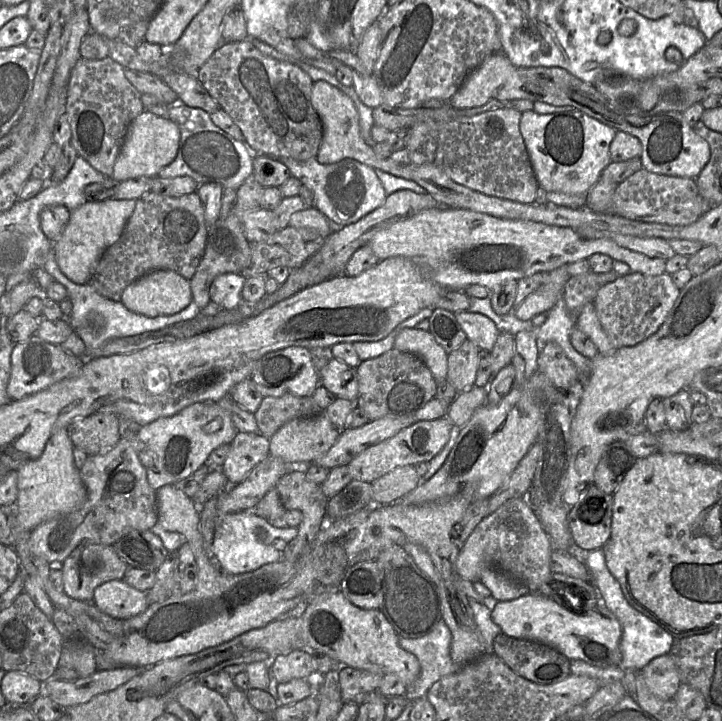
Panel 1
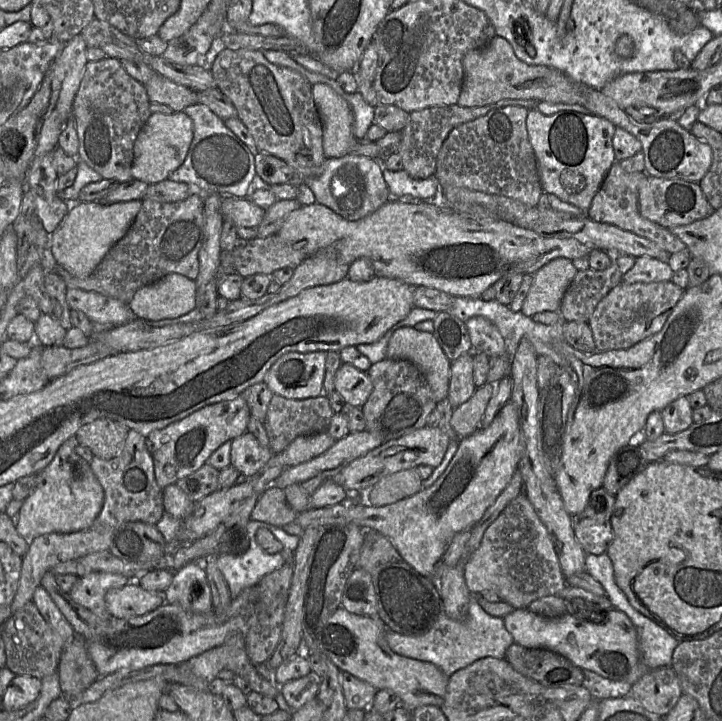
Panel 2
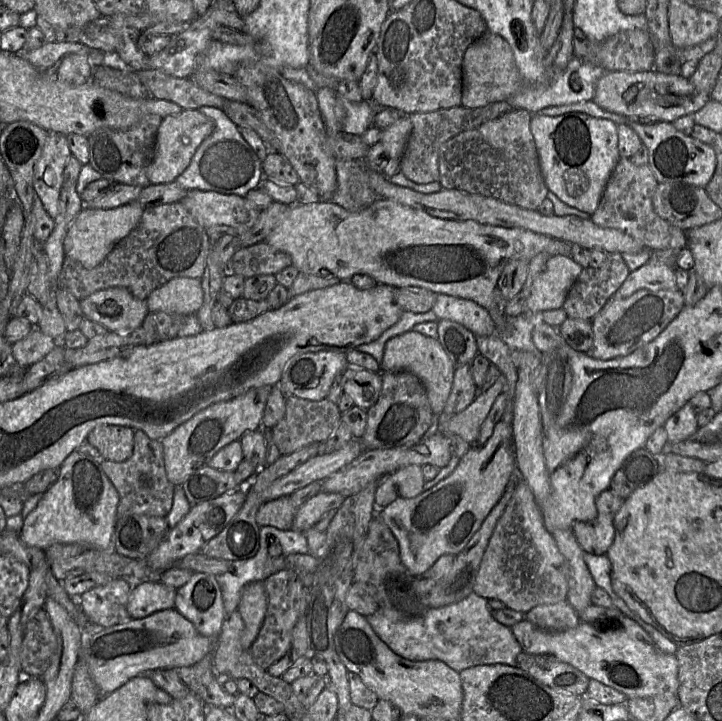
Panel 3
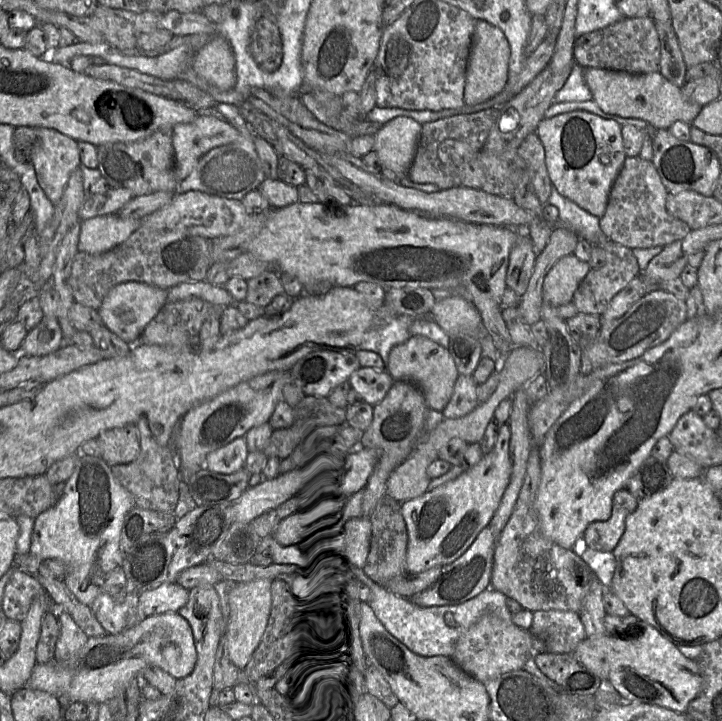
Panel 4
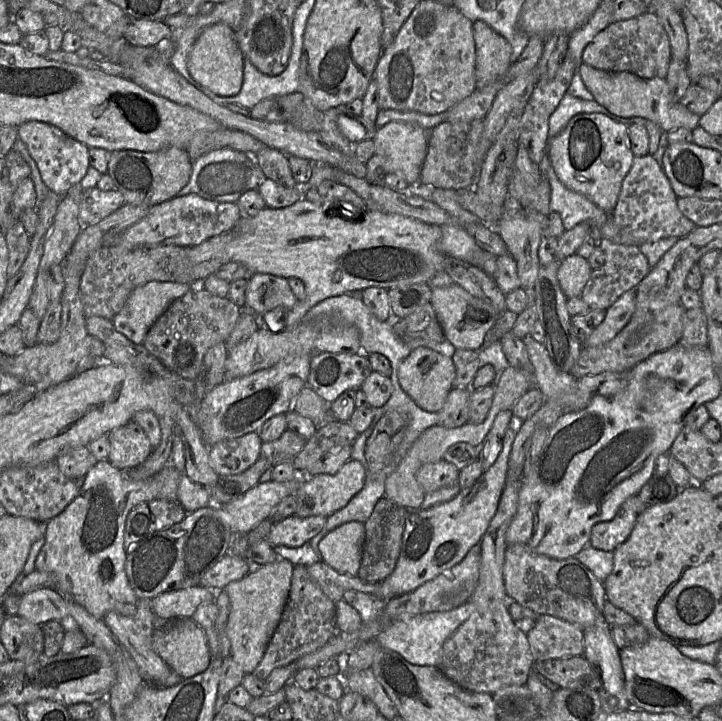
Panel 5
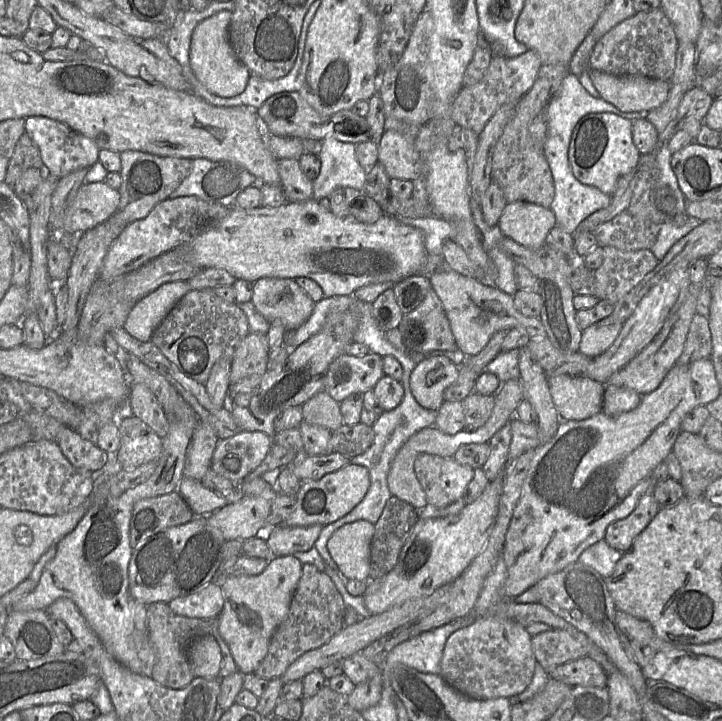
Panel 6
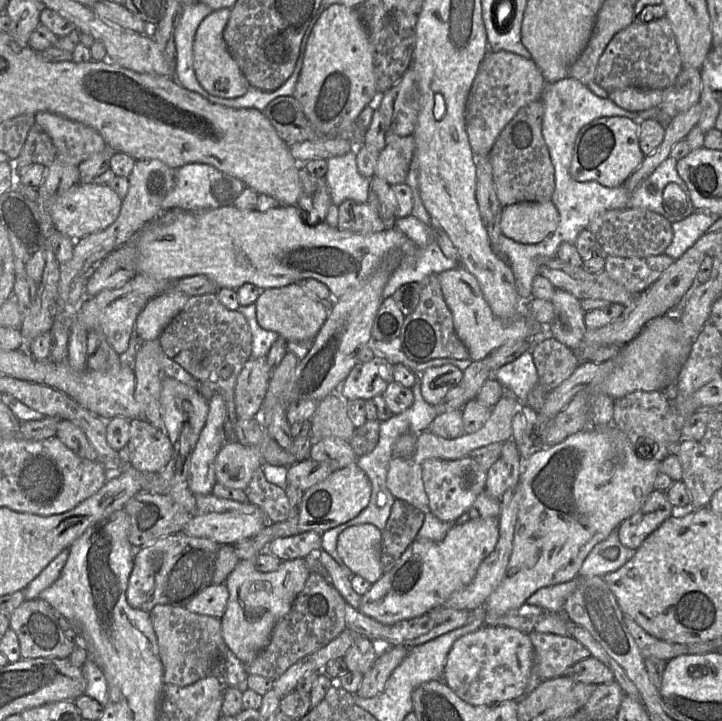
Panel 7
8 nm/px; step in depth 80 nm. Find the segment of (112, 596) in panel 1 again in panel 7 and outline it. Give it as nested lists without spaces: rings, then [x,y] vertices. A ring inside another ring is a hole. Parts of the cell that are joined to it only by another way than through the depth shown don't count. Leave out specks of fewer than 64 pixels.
[[[224,583],[211,584],[184,607],[193,613],[221,619],[225,613],[228,599],[229,591]]]

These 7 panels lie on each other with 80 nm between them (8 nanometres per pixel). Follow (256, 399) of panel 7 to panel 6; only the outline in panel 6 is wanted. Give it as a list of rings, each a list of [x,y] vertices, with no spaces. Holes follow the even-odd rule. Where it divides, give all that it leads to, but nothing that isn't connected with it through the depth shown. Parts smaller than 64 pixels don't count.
[[[250,332],[232,357],[230,385],[250,376],[262,376],[268,369],[269,343],[267,335]]]

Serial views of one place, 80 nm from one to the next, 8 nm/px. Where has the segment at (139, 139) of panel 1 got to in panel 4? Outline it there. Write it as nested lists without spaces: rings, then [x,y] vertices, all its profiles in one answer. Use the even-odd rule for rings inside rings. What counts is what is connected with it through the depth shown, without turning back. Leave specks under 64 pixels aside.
[[[198,114],[194,121],[171,129],[174,150],[174,173],[179,182],[185,179],[200,158],[213,148],[235,142],[240,132],[222,118]]]

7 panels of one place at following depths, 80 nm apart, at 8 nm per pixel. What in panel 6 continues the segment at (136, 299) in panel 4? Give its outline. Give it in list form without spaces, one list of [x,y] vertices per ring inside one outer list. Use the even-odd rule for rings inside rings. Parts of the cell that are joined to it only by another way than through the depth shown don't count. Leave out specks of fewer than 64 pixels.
[[[187,281],[161,285],[133,305],[123,329],[138,341],[150,342],[156,328],[189,291],[191,287]]]

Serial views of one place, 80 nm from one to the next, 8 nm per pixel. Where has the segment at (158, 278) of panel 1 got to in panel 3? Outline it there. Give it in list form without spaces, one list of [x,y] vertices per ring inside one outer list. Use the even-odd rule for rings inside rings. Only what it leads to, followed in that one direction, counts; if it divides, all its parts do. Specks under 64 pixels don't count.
[[[178,277],[153,290],[146,302],[150,312],[196,314],[203,304],[200,279]]]

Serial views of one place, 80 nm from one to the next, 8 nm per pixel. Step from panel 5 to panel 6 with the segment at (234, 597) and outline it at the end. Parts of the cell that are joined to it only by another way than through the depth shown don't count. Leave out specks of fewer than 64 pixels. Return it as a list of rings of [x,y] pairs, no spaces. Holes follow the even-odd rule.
[[[293,555],[275,557],[269,559],[265,570],[258,575],[231,576],[222,583],[224,607],[219,615],[218,632],[229,646],[238,670],[243,675],[254,673],[265,658],[274,632],[288,614],[292,597],[302,574],[302,566],[303,563]]]

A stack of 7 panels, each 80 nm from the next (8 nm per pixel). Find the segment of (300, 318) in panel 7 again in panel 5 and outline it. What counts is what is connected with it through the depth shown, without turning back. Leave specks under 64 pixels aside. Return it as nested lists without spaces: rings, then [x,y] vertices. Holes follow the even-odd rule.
[[[256,273],[248,279],[246,306],[258,315],[276,307],[291,310],[297,301],[288,280],[284,277]]]

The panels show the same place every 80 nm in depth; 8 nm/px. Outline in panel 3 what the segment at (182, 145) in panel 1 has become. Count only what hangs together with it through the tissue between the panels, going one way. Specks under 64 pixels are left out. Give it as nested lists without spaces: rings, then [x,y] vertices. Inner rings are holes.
[[[203,106],[198,111],[211,118],[215,127],[211,135],[199,145],[189,166],[175,182],[187,191],[211,191],[241,197],[245,197],[250,190],[260,187],[265,178],[262,162],[241,135],[239,127],[222,109]]]

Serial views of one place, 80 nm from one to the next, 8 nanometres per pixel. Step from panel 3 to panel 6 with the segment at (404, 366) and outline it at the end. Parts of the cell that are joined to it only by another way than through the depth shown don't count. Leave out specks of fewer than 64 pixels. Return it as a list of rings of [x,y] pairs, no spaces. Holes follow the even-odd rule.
[[[424,356],[410,376],[415,400],[426,409],[438,411],[444,402],[444,392],[457,380],[458,373],[458,367],[446,356]]]

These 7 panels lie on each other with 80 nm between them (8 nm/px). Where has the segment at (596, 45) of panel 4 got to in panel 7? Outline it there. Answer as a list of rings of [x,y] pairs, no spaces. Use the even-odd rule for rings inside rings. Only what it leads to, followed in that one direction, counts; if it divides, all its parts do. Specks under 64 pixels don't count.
[[[663,17],[649,23],[640,23],[635,19],[628,27],[618,32],[607,45],[597,65],[595,82],[608,93],[629,87],[665,91],[675,83],[682,68],[676,37],[669,20]]]

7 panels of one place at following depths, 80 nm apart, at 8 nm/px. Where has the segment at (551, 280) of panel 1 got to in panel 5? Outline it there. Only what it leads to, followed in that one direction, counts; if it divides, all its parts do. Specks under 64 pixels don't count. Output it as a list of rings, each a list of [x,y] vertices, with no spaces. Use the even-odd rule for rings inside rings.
[[[575,253],[562,259],[557,277],[568,299],[580,296],[591,271],[588,261]]]

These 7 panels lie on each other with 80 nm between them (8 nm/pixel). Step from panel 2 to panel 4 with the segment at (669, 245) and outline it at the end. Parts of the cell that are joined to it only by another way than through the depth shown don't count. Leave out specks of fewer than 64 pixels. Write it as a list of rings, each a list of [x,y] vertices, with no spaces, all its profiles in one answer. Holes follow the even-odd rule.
[[[627,156],[611,187],[606,211],[600,217],[600,228],[608,239],[631,249],[664,247],[680,240],[691,231],[691,228],[667,211],[668,194],[669,191],[652,161]]]

